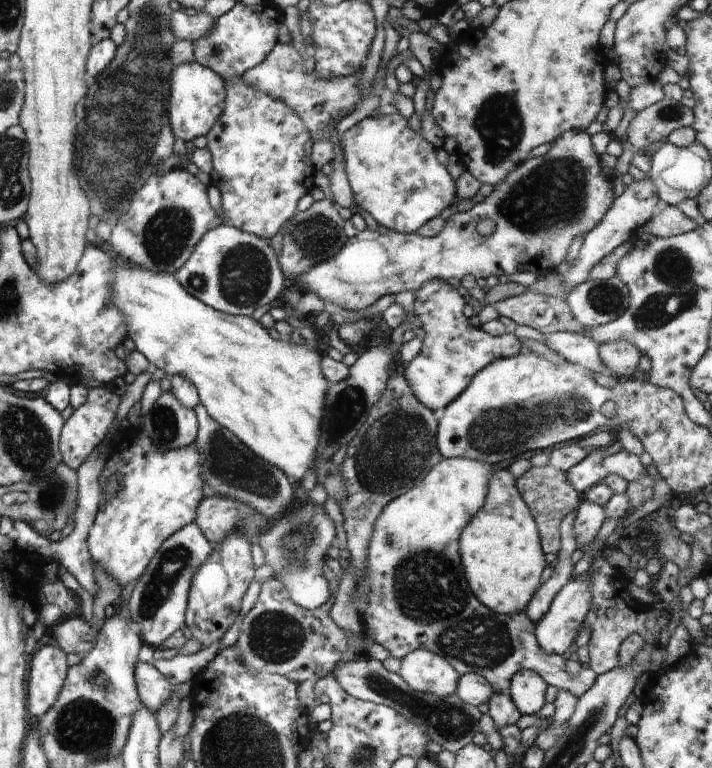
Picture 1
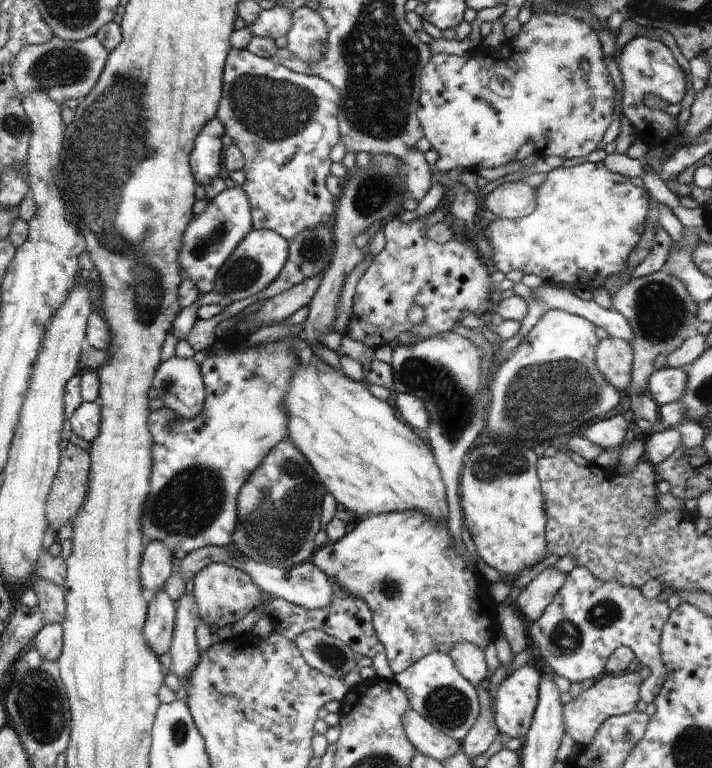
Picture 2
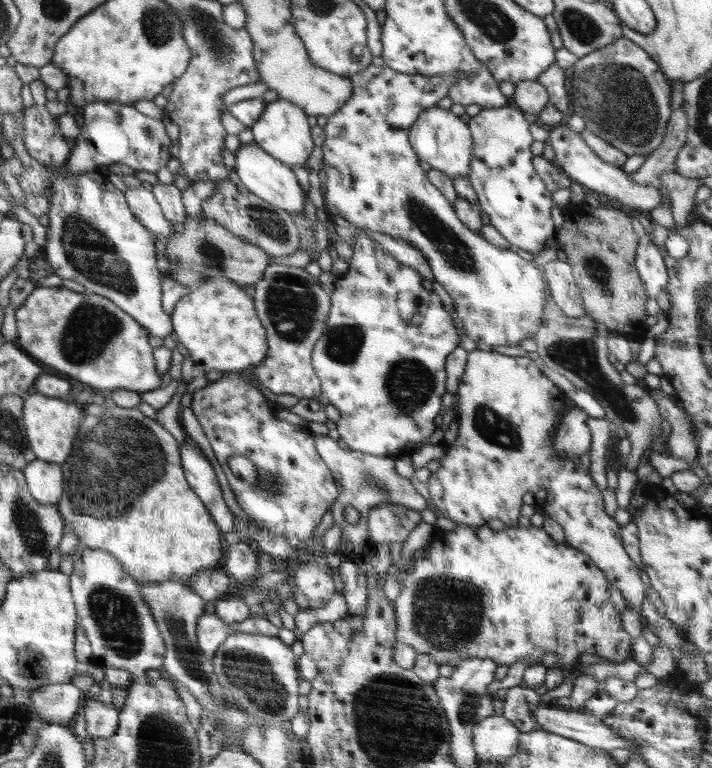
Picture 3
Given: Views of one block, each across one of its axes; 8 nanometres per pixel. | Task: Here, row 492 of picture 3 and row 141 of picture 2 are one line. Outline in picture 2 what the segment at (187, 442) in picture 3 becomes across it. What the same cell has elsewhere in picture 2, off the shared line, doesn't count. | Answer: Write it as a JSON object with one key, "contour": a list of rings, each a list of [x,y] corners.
{"contour":[[[214,117],[196,137],[191,155],[190,168],[197,184],[209,186],[220,174],[223,162],[222,136],[225,126]]]}

